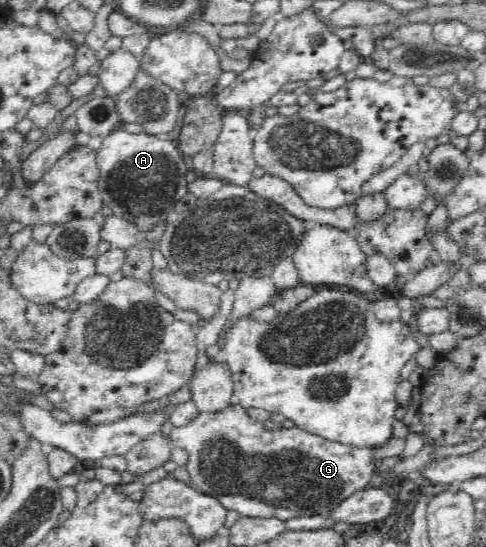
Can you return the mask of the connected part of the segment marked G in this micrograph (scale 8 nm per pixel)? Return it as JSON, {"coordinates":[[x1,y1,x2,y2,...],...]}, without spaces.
{"coordinates":[[233,400,216,412,198,412,193,420,174,426,170,431,174,447,188,453,186,469,196,491,215,497,225,508,236,511,240,518,276,516,281,520,305,515,328,515,356,491,376,482,375,448,329,440,323,435,292,428,266,429,264,422,254,419,248,410]]}

